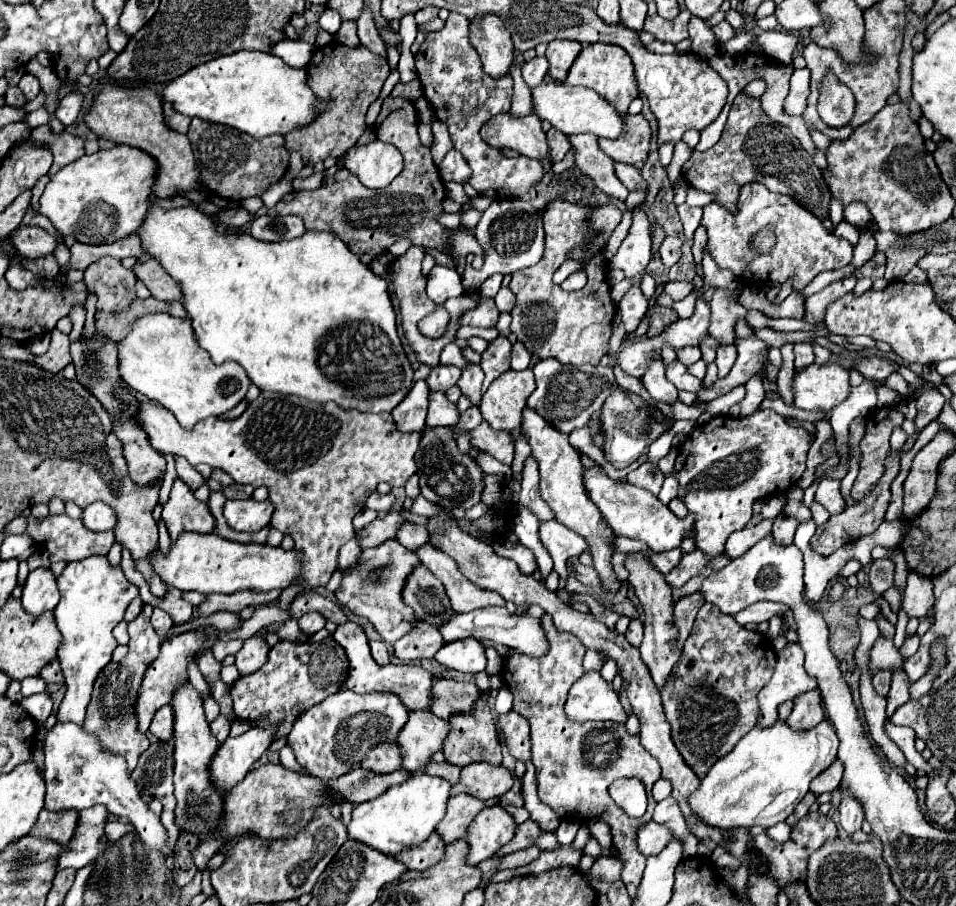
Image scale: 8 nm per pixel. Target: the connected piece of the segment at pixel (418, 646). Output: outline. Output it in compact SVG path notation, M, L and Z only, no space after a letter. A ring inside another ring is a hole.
M420 624L416 630L410 630L406 636L396 640L394 656L400 660L420 660L434 658L434 654L444 646L444 640L436 626Z

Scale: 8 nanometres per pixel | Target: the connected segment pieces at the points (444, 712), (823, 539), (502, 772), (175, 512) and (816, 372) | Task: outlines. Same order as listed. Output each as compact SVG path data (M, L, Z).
M434 678L430 712L442 720L450 720L460 712L476 712L476 700L482 692L476 684L464 684L448 678Z
M890 452L888 460L886 460L886 472L876 482L872 492L868 492L868 496L862 502L856 502L854 508L846 506L838 516L830 516L824 526L818 526L816 534L812 536L812 542L810 542L812 550L822 554L822 556L830 556L832 552L836 552L844 544L844 540L848 540L848 538L862 538L866 534L872 534L884 520L884 512L886 512L888 502L890 502L890 484L894 482L896 476L898 476L898 454Z
M468 764L462 768L460 782L452 786L452 796L466 792L474 798L488 800L506 794L514 782L516 776L502 764Z
M174 480L170 500L162 508L162 518L170 532L170 538L176 540L180 532L200 532L212 534L216 520L206 502L194 498L192 490L180 480Z
M810 364L800 374L794 376L792 390L794 390L794 404L796 404L796 408L812 410L812 412L818 412L818 410L820 412L832 412L834 406L842 404L850 396L848 370L844 370L838 364L824 364L820 368L816 368L814 364Z

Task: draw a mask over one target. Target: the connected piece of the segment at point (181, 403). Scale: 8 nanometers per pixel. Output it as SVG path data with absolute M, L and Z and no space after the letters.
M168 314L144 316L134 324L130 334L118 342L118 350L124 382L136 392L158 400L184 428L194 428L208 416L222 416L232 410L244 400L250 386L250 378L240 364L224 362L216 366L210 360L208 352L196 344L192 320L188 318Z

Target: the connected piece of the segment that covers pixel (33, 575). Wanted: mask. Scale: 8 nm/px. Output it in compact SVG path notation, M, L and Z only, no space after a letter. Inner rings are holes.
M36 568L28 574L24 592L22 592L22 606L26 612L38 616L46 610L54 610L60 600L60 592L56 586L56 576L50 568Z

